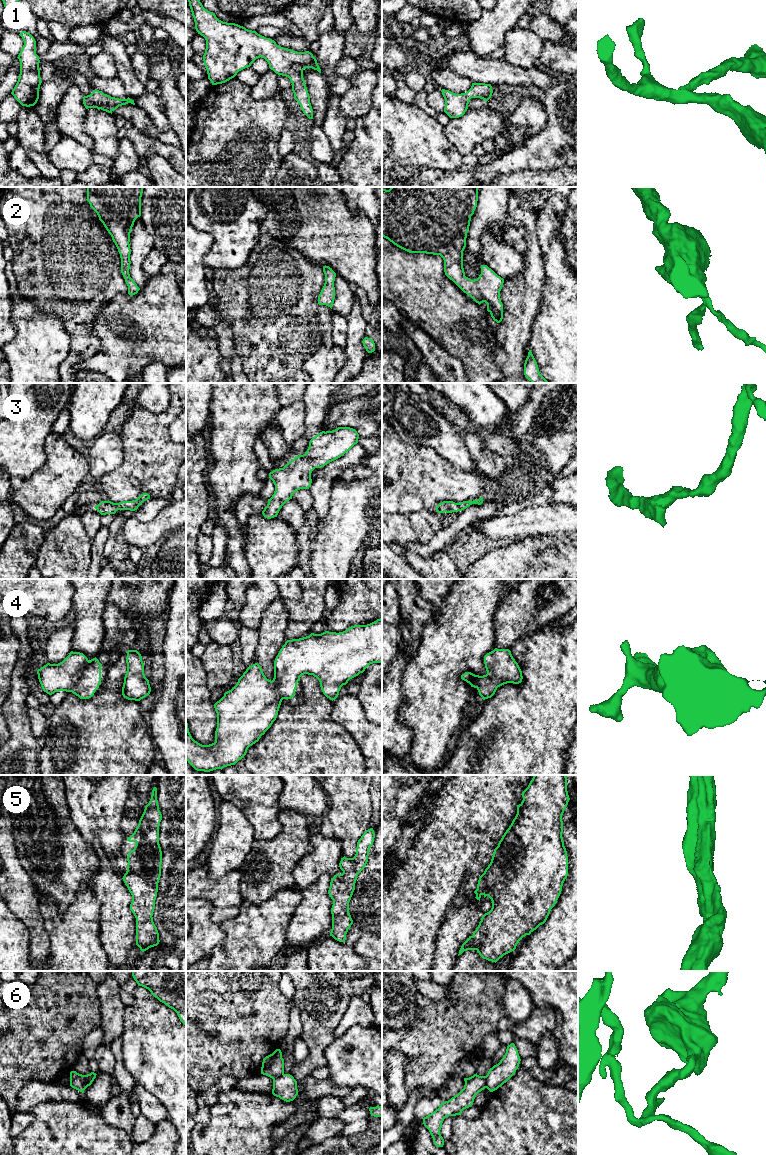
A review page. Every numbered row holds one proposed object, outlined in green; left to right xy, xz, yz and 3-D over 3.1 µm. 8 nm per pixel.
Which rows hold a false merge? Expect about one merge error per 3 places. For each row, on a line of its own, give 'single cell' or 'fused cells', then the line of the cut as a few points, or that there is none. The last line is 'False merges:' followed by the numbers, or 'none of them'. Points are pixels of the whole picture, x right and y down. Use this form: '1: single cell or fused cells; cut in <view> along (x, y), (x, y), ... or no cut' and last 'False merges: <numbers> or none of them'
1: single cell; no cut
2: single cell; no cut
3: single cell; no cut
4: single cell; no cut
5: single cell; no cut
6: fused cells; cut in xy along (83, 1075), (86, 1087)
False merges: 6

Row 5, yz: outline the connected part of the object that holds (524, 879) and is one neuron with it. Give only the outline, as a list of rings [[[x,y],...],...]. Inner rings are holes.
[[[534,775],[528,787],[522,792],[523,800],[517,805],[517,814],[494,849],[490,864],[479,877],[476,899],[481,896],[491,899],[492,908],[485,913],[472,936],[462,944],[459,955],[467,950],[476,950],[488,961],[497,962],[504,955],[514,951],[519,941],[544,924],[555,906],[565,879],[568,876],[568,856],[562,837],[562,815],[570,800],[566,775]]]

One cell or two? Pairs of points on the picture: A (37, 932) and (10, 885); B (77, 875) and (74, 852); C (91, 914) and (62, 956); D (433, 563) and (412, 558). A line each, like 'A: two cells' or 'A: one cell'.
A: one cell
B: one cell
C: one cell
D: one cell

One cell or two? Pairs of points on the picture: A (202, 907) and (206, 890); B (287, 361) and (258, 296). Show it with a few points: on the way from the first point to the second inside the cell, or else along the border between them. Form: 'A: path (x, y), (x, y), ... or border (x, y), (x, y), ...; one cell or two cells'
A: border (196, 897), (206, 899), (212, 904), (213, 920); two cells
B: path (274, 345), (274, 321), (266, 312); one cell

